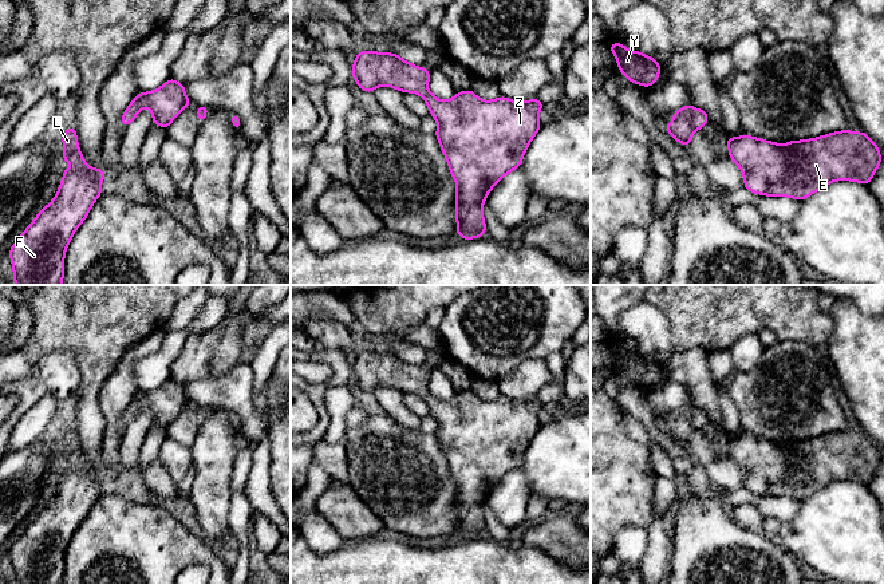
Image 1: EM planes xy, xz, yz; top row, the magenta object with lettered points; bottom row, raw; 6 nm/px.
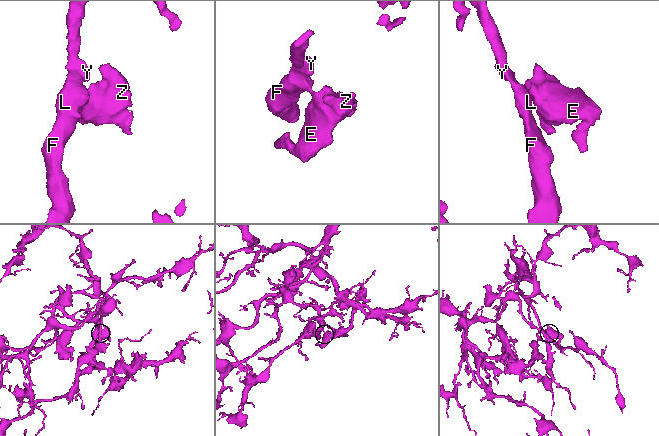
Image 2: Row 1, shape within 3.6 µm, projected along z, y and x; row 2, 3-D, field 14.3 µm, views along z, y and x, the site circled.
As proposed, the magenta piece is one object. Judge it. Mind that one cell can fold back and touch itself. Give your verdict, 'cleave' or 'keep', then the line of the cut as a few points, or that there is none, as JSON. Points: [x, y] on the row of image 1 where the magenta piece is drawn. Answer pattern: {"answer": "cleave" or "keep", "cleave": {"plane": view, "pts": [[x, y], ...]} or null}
{"answer": "keep", "cleave": null}

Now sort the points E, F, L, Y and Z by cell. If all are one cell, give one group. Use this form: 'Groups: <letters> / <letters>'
Groups: E F L Y Z

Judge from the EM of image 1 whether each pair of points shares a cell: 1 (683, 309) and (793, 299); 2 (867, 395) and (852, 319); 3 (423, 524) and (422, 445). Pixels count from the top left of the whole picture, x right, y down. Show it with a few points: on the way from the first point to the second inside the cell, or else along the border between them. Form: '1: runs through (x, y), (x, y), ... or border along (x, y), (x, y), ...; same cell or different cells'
1: runs through (710, 299), (766, 299); same cell
2: runs through (867, 376), (867, 352), (856, 338); same cell
3: runs through (417, 504), (411, 490), (411, 465); same cell

